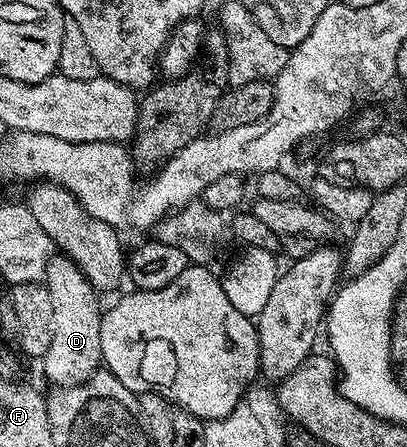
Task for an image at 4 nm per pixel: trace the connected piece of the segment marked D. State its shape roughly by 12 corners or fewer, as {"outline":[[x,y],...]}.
{"outline":[[66,257],[47,263],[53,301],[41,366],[51,385],[100,370],[100,292]]}

